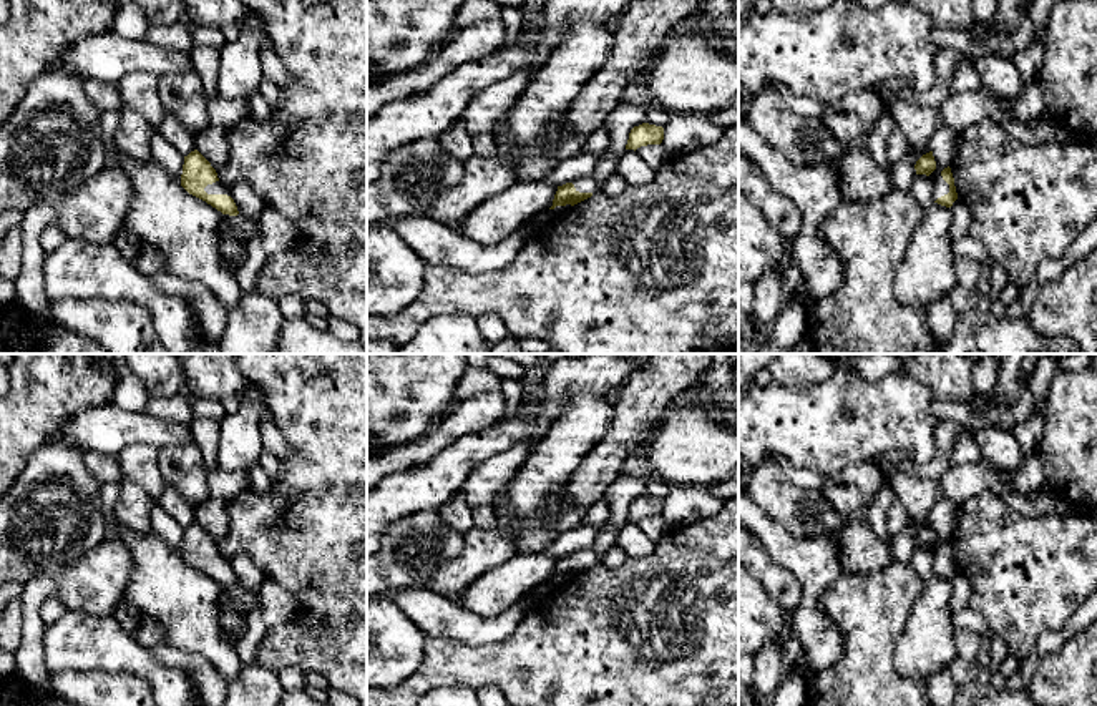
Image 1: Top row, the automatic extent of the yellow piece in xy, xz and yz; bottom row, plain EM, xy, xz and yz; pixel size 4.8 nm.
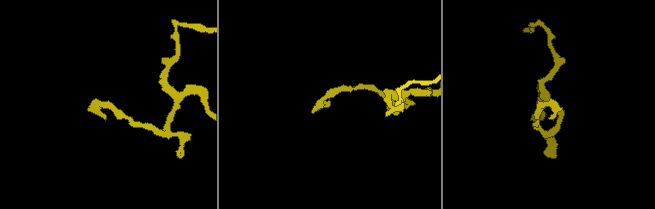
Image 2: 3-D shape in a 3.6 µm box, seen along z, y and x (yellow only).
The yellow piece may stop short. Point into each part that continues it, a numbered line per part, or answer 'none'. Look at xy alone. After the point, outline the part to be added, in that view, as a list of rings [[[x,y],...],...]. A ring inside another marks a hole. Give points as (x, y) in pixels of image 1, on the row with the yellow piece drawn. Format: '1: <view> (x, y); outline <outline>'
1: xy (216, 188); outline [[[216,181],[216,183],[212,183],[212,184],[207,184],[207,186],[204,188],[204,191],[206,191],[207,194],[227,194],[227,196],[231,196],[231,191],[226,189],[219,181]]]

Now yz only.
1: yz (941, 188); outline [[[938,173],[933,181],[934,181],[934,189],[933,189],[934,201],[949,193],[949,184],[943,179],[941,173]]]

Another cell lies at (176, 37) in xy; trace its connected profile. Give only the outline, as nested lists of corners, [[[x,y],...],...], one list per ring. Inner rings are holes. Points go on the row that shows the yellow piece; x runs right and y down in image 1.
[[[183,20],[174,25],[151,25],[144,35],[144,40],[153,45],[186,53],[189,53],[194,47],[193,37]]]

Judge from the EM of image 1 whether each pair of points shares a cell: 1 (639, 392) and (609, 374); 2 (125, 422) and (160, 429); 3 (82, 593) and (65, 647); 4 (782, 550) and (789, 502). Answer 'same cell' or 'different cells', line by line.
1: different cells
2: same cell
3: different cells
4: different cells

